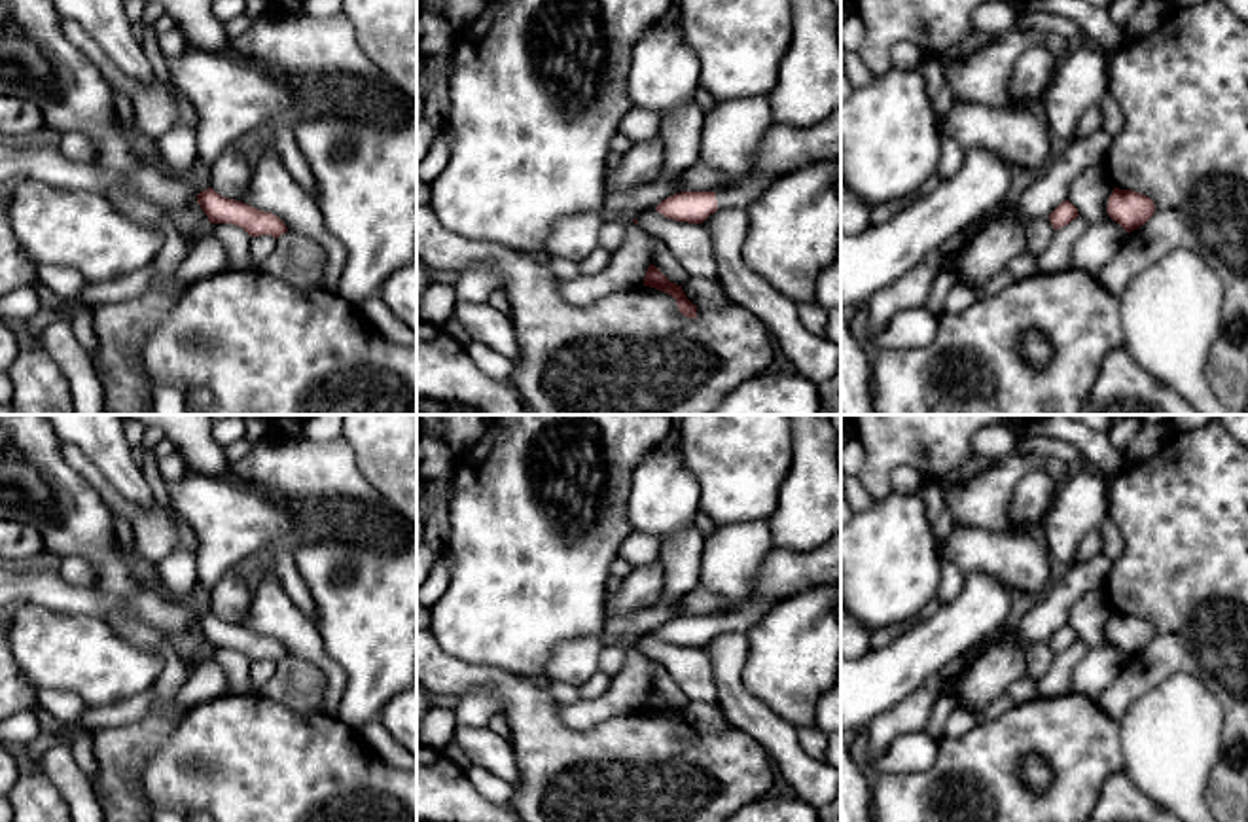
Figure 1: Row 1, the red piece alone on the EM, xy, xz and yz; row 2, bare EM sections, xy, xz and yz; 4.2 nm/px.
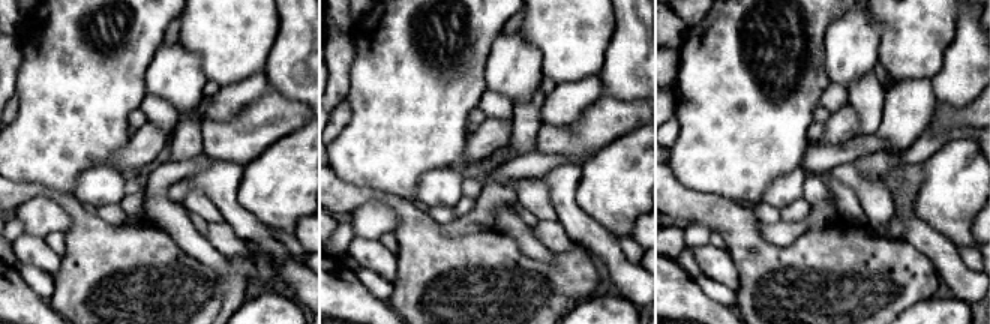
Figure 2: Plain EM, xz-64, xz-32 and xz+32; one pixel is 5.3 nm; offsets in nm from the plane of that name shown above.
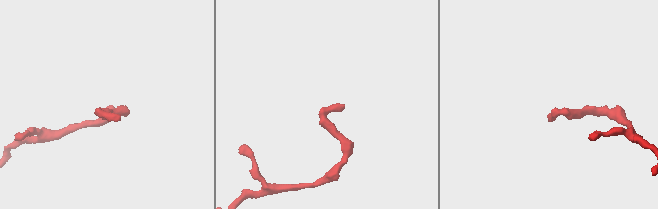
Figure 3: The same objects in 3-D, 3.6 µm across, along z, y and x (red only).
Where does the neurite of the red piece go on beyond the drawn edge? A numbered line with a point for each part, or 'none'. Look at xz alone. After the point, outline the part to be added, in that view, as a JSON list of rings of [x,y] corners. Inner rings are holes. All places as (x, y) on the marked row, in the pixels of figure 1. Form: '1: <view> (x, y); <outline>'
1: xz (743, 196); [[[748,178],[735,188],[714,191],[718,208],[748,208],[773,182],[773,178]]]

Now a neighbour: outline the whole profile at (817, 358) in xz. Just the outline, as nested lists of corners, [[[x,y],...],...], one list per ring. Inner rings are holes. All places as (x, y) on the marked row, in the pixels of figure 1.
[[[718,208],[703,225],[712,239],[718,280],[733,305],[750,311],[775,337],[795,373],[826,383],[841,373],[841,347],[811,333],[799,320],[797,305],[742,259],[742,242],[750,229],[748,208]]]

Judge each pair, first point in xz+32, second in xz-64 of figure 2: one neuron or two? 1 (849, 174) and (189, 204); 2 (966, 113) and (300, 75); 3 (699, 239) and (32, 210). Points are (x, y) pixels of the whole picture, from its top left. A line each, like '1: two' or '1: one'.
1: one
2: two
3: one

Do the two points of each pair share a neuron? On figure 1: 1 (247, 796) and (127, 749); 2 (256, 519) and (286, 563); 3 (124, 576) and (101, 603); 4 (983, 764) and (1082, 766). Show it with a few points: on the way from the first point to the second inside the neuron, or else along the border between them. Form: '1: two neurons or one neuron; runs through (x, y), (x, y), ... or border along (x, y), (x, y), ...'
1: two neurons; border along (178, 720), (144, 769), (150, 802)
2: two neurons; border along (292, 544), (279, 542), (269, 550)
3: two neurons; border along (93, 586), (114, 597), (133, 597), (141, 591)
4: one neuron; runs through (1008, 743), (1057, 743)

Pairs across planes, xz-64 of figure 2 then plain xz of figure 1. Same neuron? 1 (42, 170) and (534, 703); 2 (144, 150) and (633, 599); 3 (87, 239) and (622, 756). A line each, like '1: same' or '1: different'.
1: different
2: same
3: same

